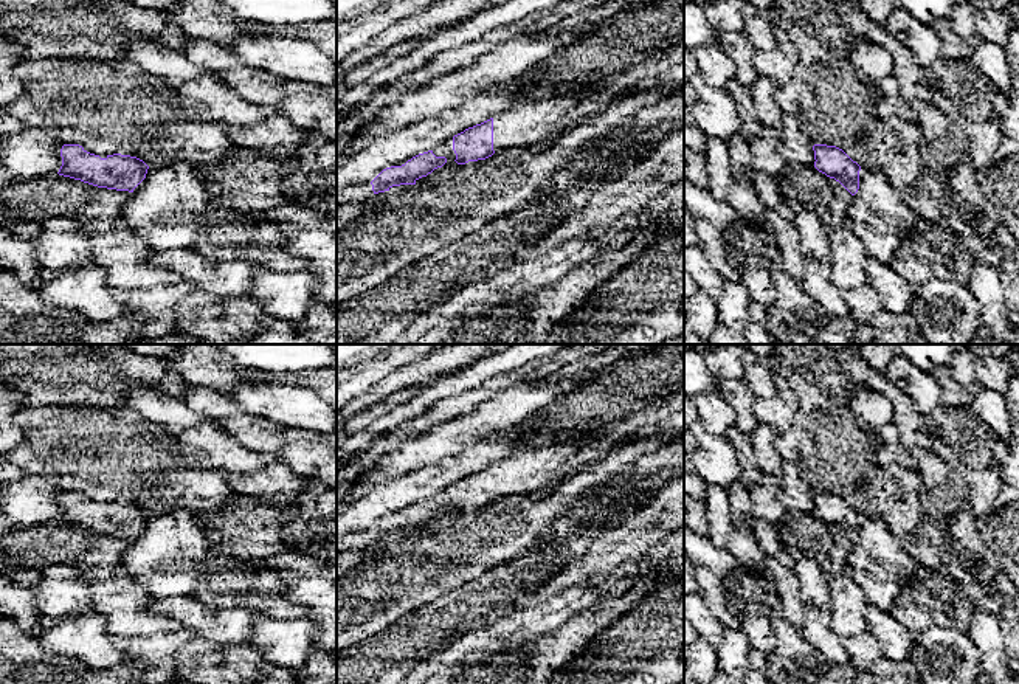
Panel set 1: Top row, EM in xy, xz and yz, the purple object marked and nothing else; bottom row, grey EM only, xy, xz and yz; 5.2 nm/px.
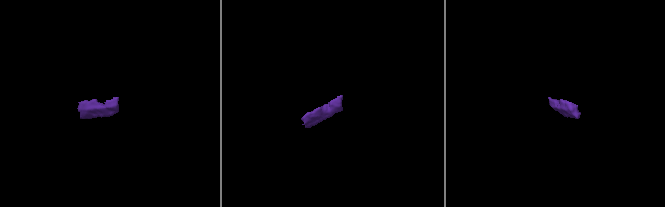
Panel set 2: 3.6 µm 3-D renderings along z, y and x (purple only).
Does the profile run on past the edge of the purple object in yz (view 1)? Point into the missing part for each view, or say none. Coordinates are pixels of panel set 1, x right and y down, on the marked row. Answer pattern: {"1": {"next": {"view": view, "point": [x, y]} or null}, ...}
{"1": {"next": null}}

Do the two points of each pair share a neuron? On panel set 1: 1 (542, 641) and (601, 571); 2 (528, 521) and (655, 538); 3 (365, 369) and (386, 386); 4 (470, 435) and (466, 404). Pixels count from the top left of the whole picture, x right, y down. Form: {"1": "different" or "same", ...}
{"1": "same", "2": "different", "3": "different", "4": "different"}

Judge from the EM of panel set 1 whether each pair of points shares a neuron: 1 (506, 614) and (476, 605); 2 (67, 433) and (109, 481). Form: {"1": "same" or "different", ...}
{"1": "different", "2": "same"}

